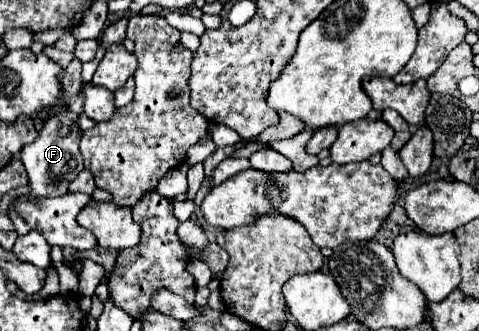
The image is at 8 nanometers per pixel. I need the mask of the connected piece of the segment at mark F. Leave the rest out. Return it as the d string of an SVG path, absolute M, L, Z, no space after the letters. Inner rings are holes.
M65 110L55 118L49 118L49 122L45 122L43 130L39 132L39 138L31 146L25 146L21 150L19 158L29 176L29 198L53 198L63 196L67 192L69 184L83 170L83 156L79 152L81 134L83 132L77 126L77 114Z

